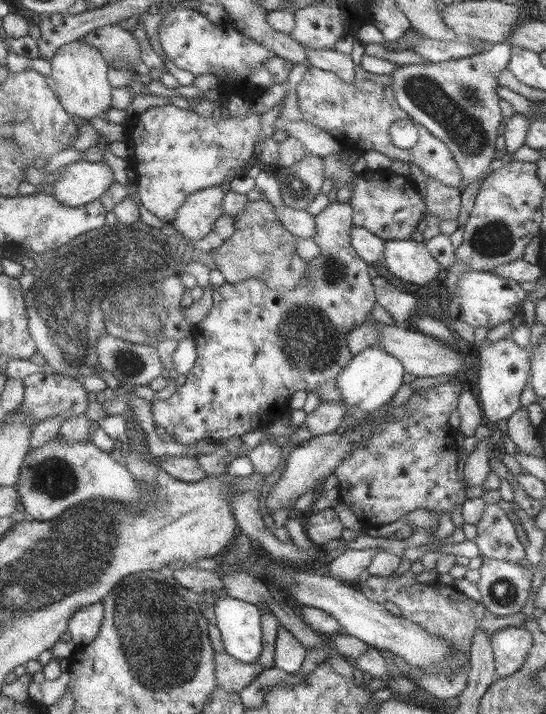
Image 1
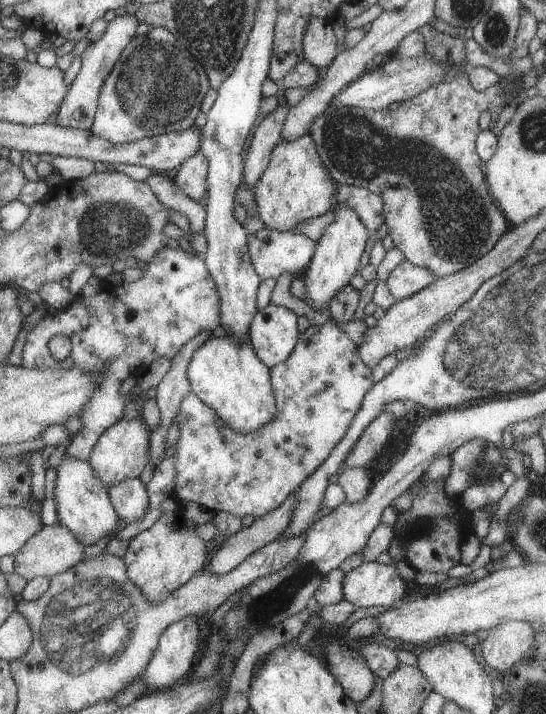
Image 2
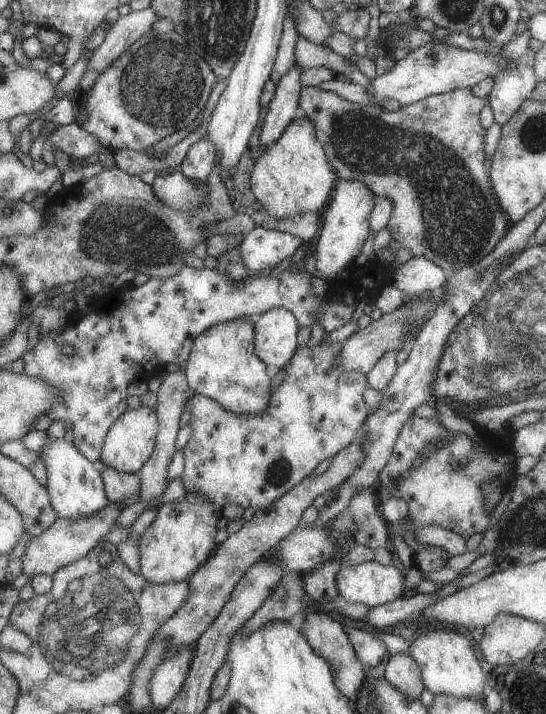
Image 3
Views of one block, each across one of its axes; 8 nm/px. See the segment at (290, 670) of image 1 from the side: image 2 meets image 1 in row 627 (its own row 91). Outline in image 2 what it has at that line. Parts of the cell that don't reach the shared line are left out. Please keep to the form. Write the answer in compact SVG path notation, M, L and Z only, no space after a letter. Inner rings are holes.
M279 87L274 96L277 106L257 124L255 132L252 132L253 137L243 162L243 184L251 191L270 162L270 152L282 138L283 120L287 118L288 107L283 98L283 88Z

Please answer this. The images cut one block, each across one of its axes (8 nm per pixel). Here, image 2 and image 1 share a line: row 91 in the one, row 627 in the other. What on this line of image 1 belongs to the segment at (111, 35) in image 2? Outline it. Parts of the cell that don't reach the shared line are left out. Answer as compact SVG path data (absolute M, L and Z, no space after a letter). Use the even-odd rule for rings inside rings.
M102 602L84 607L73 614L66 628L73 644L83 646L93 642L101 626L103 614Z

